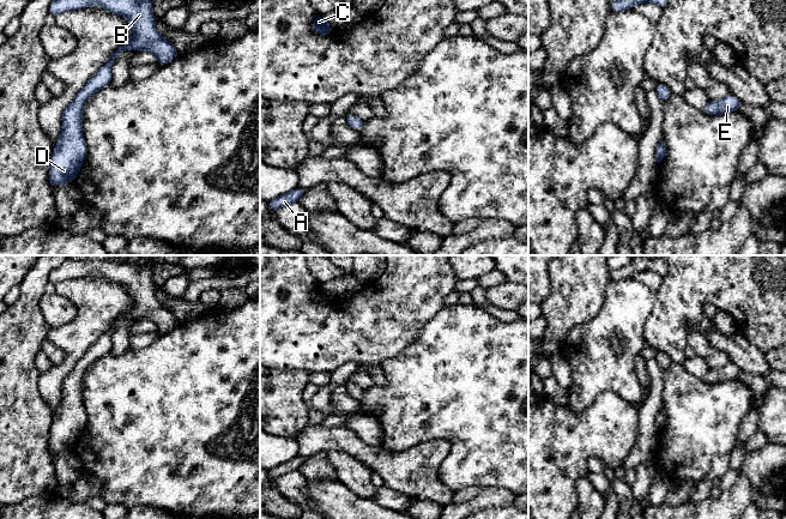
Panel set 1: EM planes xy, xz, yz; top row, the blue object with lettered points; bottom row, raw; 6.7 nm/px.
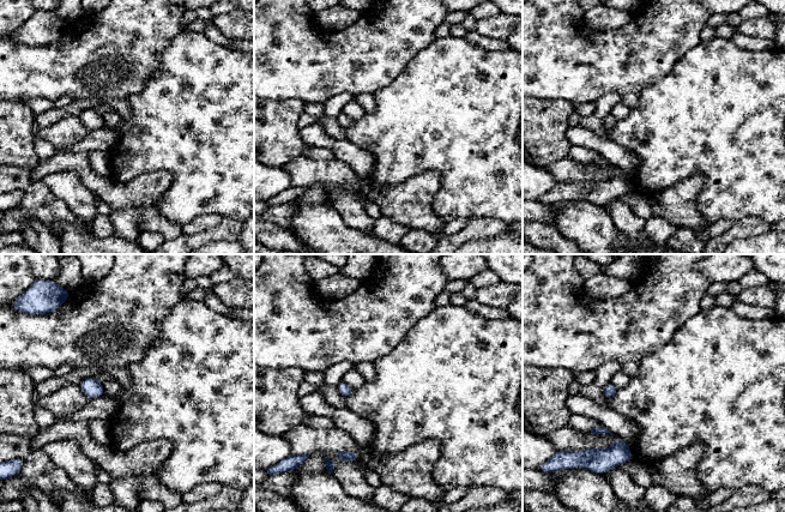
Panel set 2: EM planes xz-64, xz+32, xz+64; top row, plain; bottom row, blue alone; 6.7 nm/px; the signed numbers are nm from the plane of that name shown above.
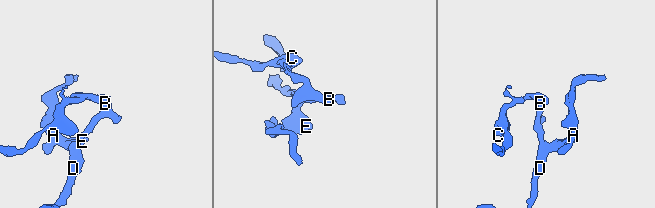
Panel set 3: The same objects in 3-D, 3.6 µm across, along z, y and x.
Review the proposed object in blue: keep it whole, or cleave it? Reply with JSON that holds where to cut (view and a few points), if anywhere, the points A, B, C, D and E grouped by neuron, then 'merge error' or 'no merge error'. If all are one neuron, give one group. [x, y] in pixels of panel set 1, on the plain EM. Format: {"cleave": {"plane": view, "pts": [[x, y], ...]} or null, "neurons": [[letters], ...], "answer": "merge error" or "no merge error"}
{"cleave": null, "neurons": [["A", "B", "C", "D", "E"]], "answer": "no merge error"}

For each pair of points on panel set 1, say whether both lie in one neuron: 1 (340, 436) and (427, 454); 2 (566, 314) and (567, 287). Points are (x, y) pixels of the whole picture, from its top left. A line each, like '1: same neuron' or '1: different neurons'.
1: same neuron
2: same neuron

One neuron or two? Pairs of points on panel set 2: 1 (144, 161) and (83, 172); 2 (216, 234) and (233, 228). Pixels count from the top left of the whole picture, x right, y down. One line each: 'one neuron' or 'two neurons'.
1: two neurons
2: one neuron

